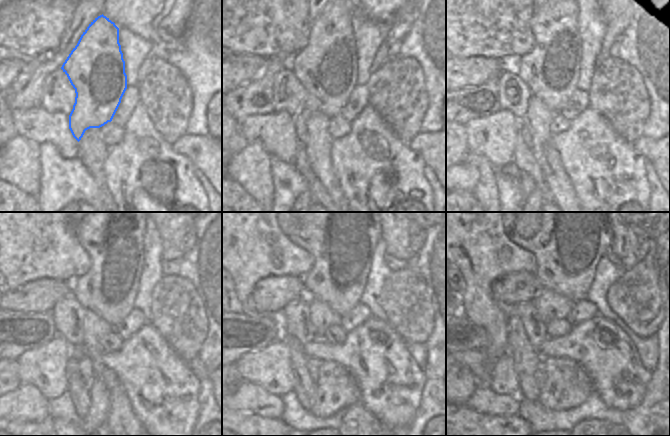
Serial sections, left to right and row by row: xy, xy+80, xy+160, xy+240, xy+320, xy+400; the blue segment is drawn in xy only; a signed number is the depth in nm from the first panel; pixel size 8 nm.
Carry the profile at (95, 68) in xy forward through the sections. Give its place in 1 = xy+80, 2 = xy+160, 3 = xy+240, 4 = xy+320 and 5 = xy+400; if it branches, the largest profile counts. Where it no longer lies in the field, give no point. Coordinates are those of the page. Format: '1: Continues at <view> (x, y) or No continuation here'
1: Continues at xy+80 (327, 67)
2: Continues at xy+160 (551, 70)
3: Continues at xy+240 (112, 234)
4: Continues at xy+320 (340, 232)
5: Continues at xy+400 (575, 232)

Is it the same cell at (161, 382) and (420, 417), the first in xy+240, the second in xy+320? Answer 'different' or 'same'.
different

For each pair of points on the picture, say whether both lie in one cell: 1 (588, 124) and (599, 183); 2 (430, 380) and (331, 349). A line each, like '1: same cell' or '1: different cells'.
1: same cell
2: different cells

